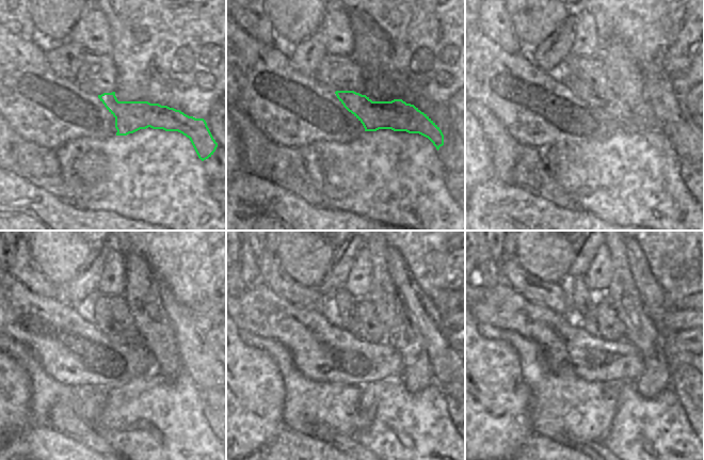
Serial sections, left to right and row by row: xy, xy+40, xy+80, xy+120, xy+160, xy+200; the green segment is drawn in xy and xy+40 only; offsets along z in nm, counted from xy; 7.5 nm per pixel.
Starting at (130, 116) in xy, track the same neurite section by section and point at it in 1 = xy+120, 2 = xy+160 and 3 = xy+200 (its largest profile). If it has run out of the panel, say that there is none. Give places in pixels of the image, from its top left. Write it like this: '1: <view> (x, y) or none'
1: xy+120 (102, 321)
2: xy+160 (345, 302)
3: xy+200 (575, 286)

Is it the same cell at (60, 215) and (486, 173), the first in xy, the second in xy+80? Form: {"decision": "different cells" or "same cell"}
{"decision": "different cells"}

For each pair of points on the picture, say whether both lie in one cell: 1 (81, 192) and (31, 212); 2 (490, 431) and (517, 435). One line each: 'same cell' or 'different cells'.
1: different cells
2: same cell

